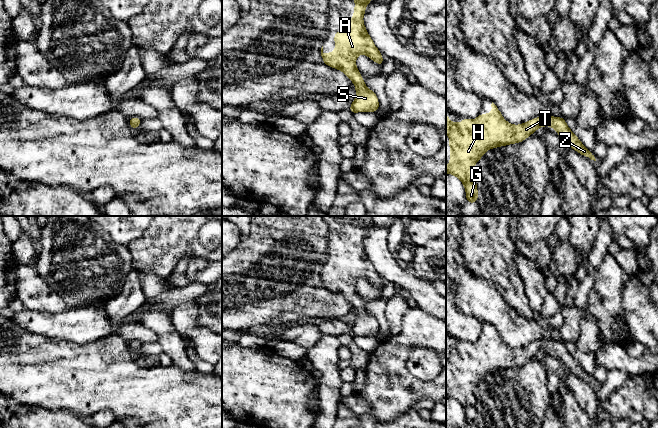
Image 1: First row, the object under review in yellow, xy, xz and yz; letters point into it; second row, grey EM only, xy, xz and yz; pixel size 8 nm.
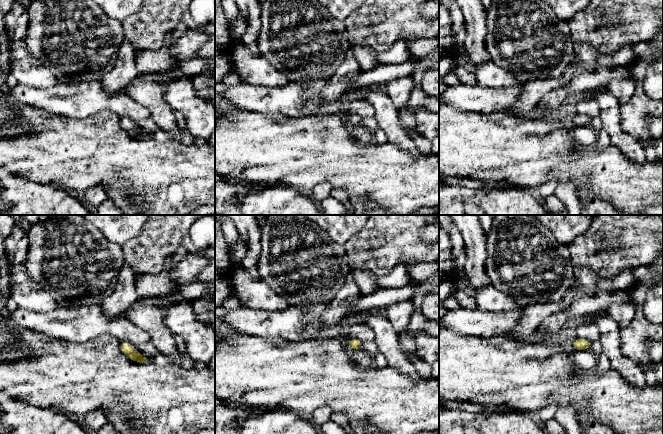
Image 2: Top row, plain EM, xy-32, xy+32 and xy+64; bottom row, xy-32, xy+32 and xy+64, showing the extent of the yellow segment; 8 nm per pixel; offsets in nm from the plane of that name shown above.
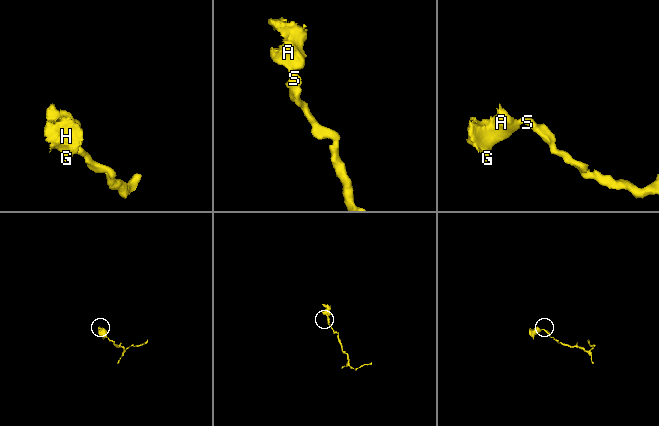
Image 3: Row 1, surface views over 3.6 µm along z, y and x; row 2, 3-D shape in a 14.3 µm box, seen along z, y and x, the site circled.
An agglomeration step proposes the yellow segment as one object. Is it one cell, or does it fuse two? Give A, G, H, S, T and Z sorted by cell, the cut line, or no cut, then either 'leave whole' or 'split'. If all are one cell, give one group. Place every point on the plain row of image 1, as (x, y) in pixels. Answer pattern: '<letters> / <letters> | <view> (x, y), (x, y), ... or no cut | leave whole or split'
A G H S T Z | no cut | leave whole

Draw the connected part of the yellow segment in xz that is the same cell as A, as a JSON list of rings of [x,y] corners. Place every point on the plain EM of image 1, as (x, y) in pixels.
[[[371,216],[338,217],[337,220],[353,221],[356,229],[352,243],[346,247],[349,253],[347,255],[337,255],[334,258],[336,272],[333,276],[324,277],[322,270],[321,280],[323,286],[329,291],[341,294],[353,306],[356,312],[356,322],[349,332],[351,337],[377,336],[379,333],[378,321],[364,308],[364,303],[356,290],[356,282],[361,278],[367,279],[380,290],[384,287],[382,277],[375,270],[363,246],[365,231],[374,223]]]

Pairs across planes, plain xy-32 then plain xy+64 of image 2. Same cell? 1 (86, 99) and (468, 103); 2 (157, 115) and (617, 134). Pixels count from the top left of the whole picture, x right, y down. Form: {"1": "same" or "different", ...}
{"1": "same", "2": "same"}

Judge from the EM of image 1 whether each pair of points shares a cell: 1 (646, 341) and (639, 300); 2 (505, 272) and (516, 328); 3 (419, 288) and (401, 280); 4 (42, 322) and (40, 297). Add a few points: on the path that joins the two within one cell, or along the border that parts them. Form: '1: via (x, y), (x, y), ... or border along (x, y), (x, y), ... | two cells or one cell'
1: via (646, 331), (646, 322), (639, 310) | one cell
2: border along (500, 295), (514, 315), (533, 319) | two cells
3: via (415, 286), (405, 280) | one cell
4: border along (25, 307), (47, 312), (64, 310) | two cells

